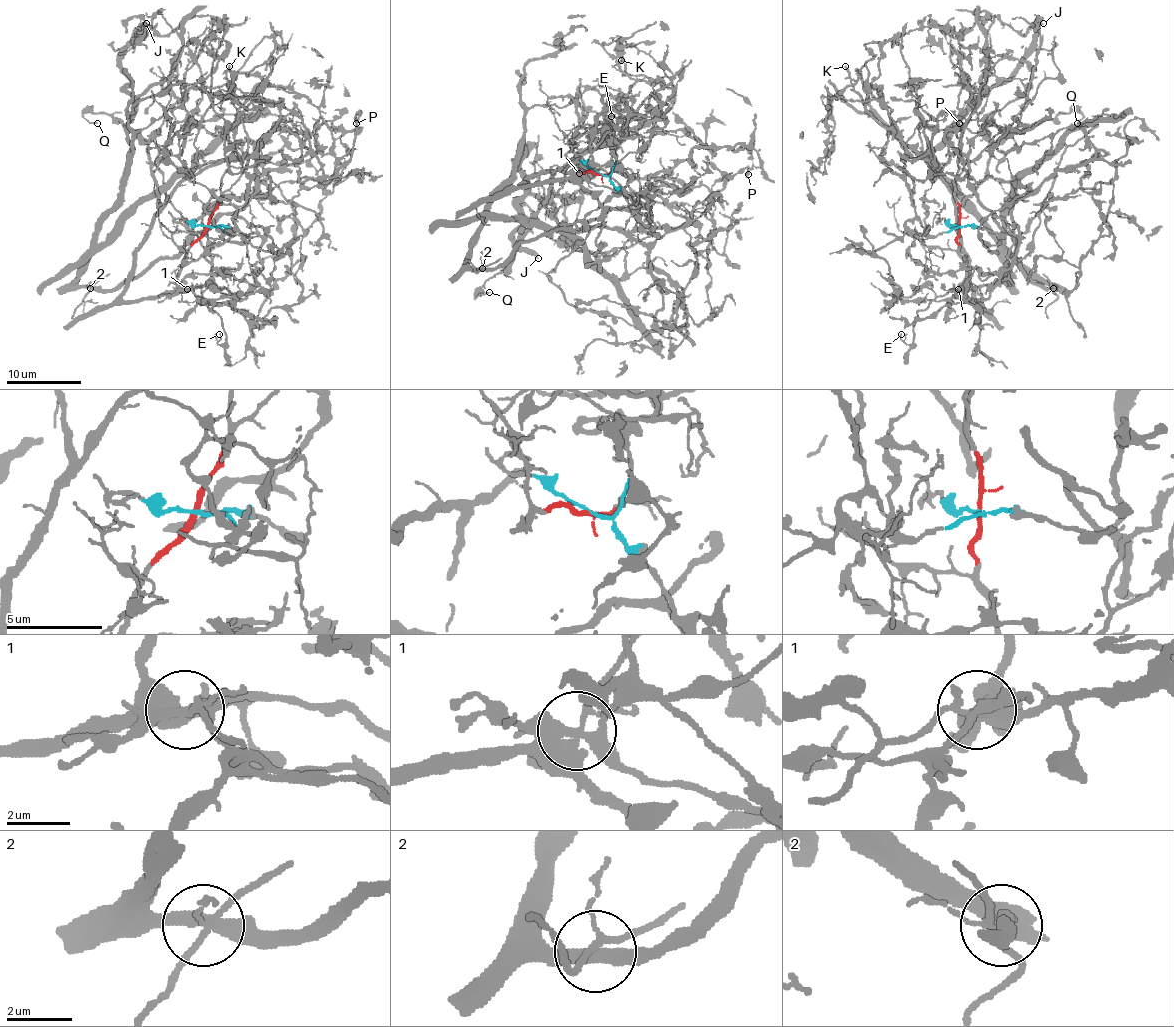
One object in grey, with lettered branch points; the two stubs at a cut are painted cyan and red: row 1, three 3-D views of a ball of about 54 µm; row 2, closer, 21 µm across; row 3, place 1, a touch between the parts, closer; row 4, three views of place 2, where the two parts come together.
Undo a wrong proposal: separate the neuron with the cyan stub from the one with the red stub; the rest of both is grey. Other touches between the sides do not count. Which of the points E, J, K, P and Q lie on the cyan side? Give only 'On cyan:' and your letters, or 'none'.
On cyan: J, P

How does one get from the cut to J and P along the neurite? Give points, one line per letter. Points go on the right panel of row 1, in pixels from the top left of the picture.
J: (959, 225), (1008, 233), (1011, 224), (993, 216), (1030, 281), (1054, 289), (933, 155), (1028, 55), (1043, 23)
P: (959, 225), (1011, 224), (972, 190), (956, 133), (933, 181), (937, 120), (950, 110), (959, 123)

